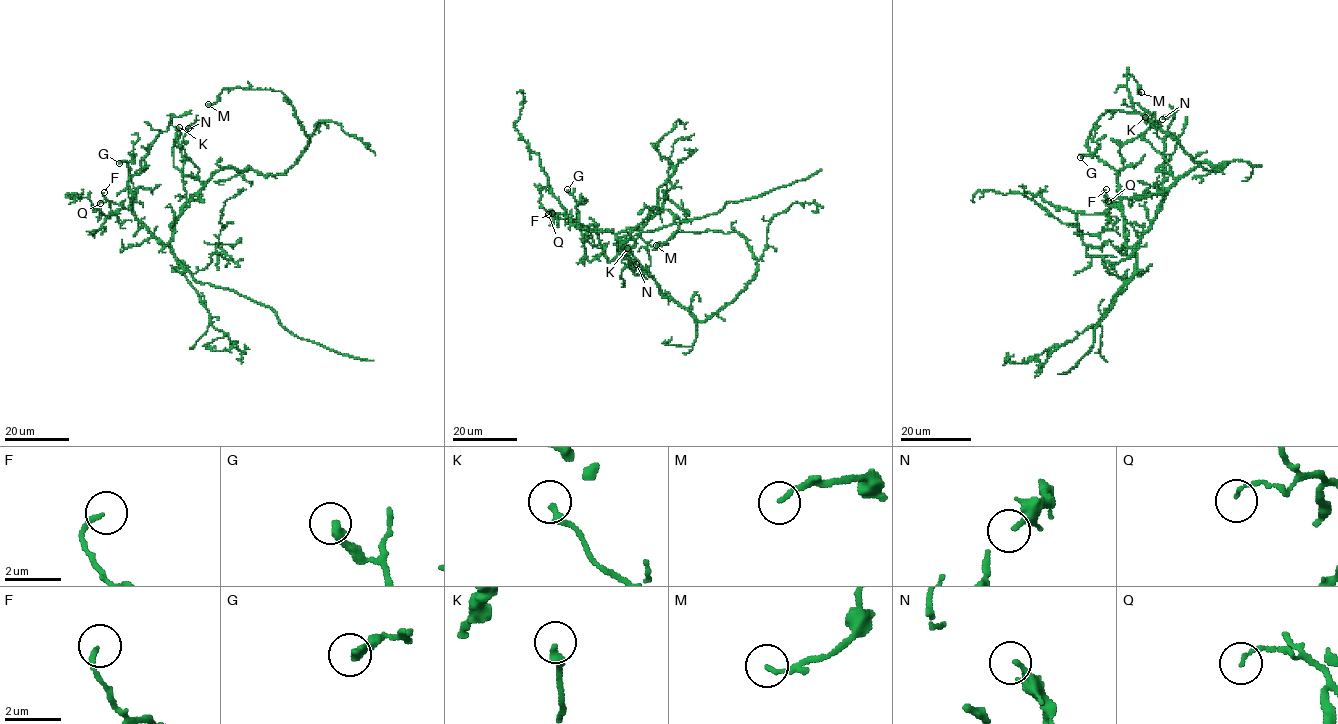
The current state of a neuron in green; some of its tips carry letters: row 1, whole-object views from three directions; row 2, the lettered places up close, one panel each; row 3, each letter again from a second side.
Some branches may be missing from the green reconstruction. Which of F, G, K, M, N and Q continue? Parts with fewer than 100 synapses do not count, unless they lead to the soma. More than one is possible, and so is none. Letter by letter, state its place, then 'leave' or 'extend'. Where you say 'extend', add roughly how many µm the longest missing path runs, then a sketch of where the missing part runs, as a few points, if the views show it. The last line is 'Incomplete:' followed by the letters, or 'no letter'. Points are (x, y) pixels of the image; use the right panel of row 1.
F: (1106, 189) | leave
G: (1080, 157) | leave
K: (1145, 117) | leave
M: (1141, 92) | leave
N: (1162, 119) | leave
Q: (1108, 201) | leave
Incomplete: no letter

